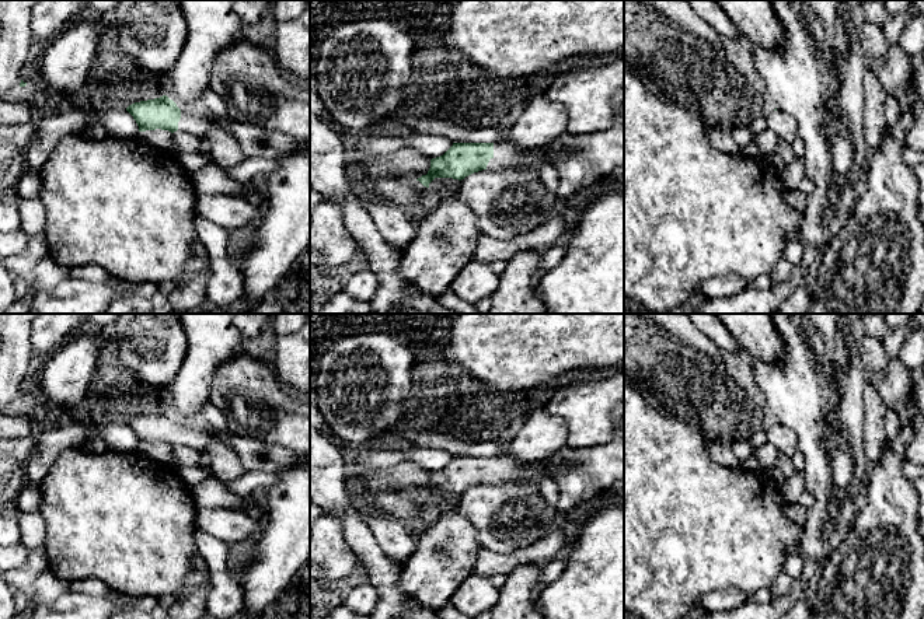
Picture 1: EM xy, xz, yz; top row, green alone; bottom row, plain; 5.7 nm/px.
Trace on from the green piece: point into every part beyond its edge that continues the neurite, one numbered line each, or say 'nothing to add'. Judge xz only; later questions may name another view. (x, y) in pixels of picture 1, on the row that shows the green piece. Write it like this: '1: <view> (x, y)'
1: xz (505, 154)

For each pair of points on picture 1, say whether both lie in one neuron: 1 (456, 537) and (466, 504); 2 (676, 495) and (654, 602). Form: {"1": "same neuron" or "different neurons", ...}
{"1": "different neurons", "2": "same neuron"}

